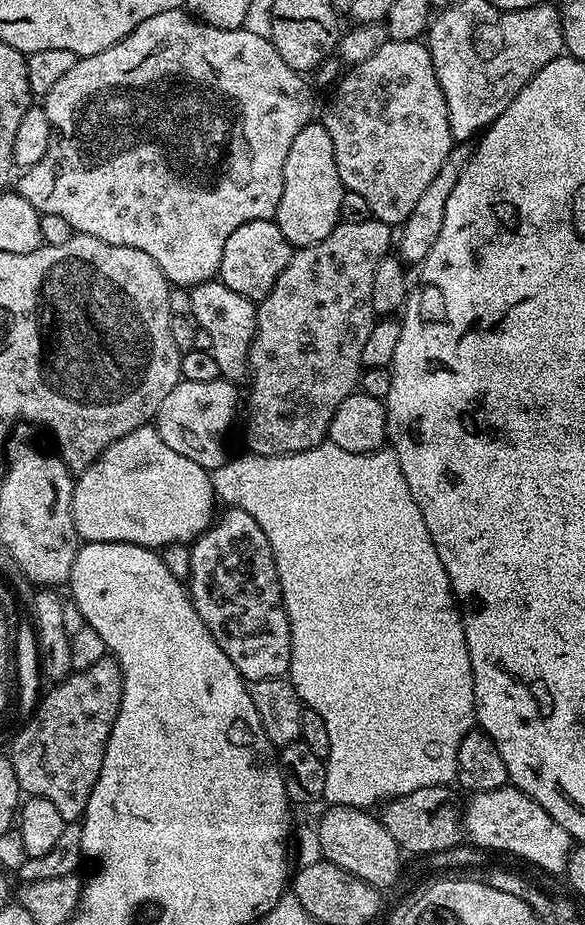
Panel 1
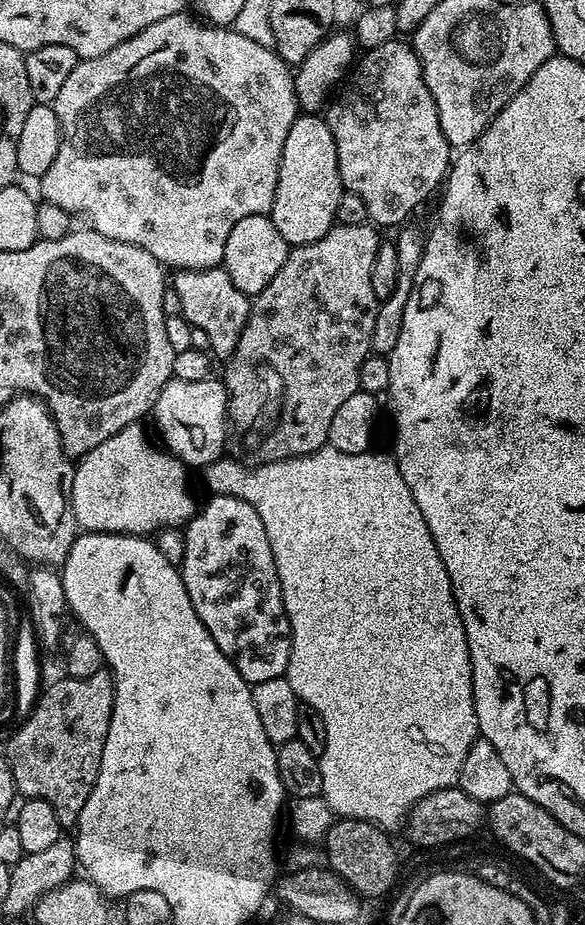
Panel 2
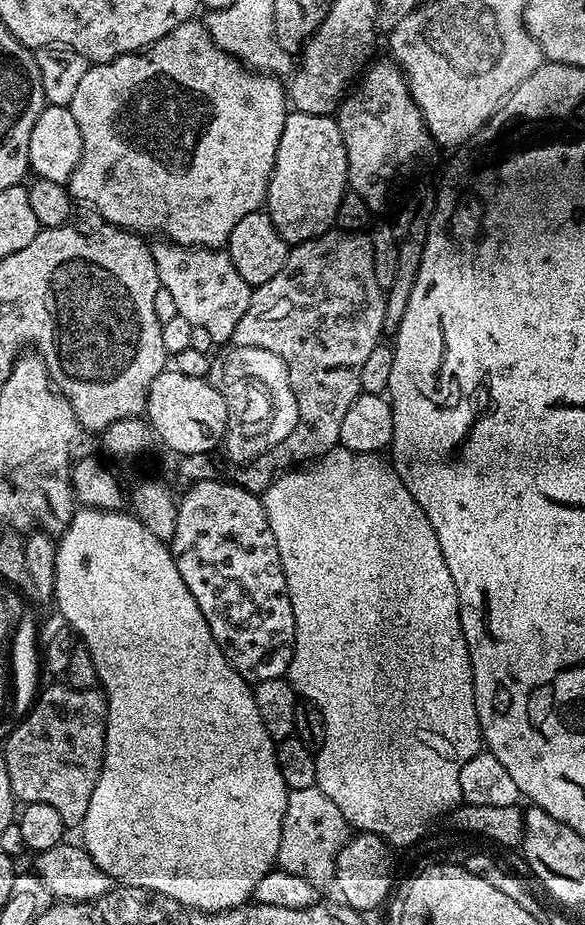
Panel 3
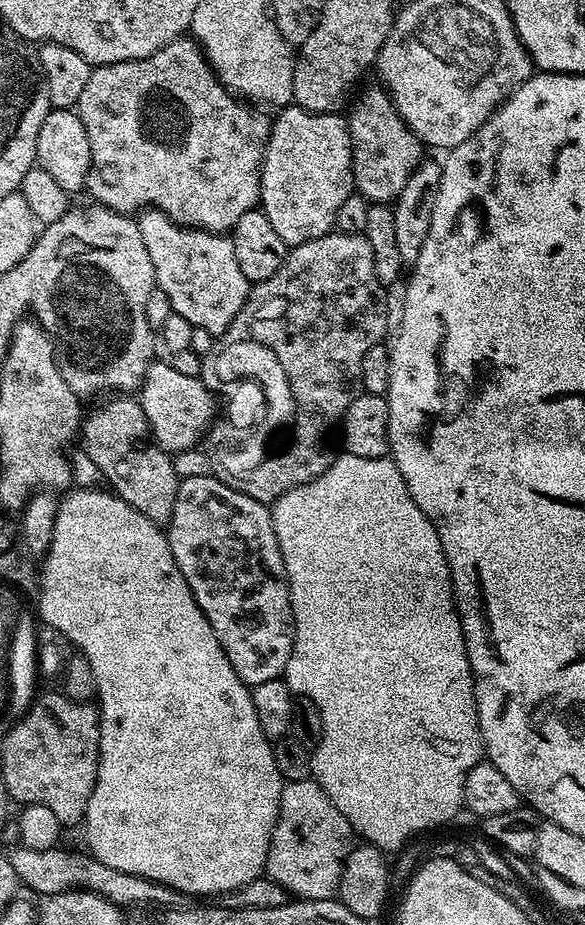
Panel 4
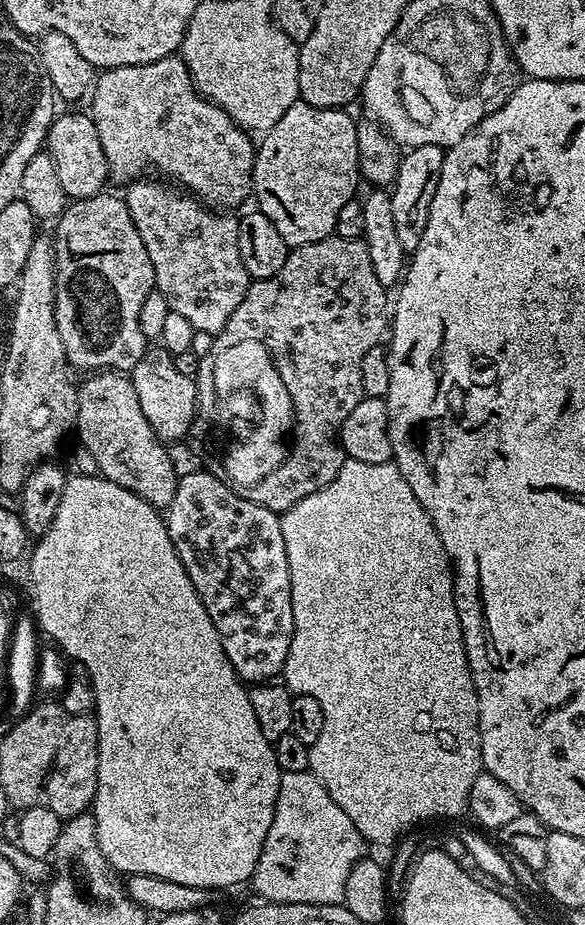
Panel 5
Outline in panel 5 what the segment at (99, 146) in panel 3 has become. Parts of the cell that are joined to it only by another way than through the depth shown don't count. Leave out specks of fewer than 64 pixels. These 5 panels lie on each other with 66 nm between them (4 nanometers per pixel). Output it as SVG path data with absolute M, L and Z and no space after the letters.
M173 54L149 64L103 69L95 77L91 100L90 115L94 130L98 130L98 142L102 144L108 175L113 181L116 179L124 186L143 177L147 168L157 168L165 176L165 181L185 184L189 188L185 189L195 199L213 210L232 210L235 204L249 199L252 163L256 157L253 137L234 123L221 108L211 100L205 100L196 91L192 75L179 55Z

